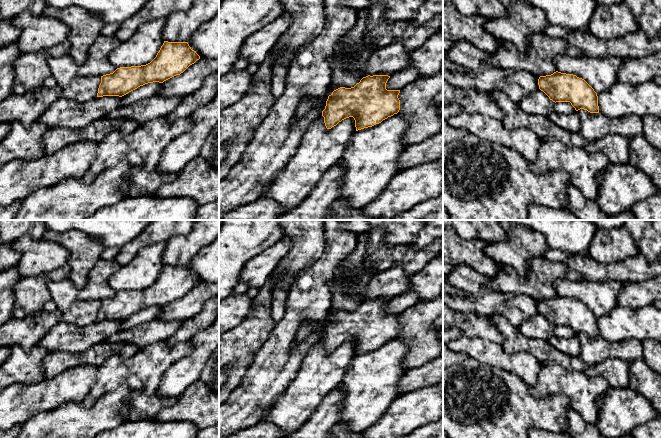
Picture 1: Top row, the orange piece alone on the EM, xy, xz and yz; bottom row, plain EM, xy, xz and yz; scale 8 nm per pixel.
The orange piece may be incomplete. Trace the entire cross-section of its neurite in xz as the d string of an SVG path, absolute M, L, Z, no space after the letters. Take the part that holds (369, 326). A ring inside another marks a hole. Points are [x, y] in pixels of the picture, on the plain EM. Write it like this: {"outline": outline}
{"outline": "M368 299L354 311L334 314L322 335L326 352L331 353L342 344L353 341L358 355L397 338L400 314L386 313L389 302L388 299Z"}

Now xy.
{"outline": "M164 265L156 281L141 290L120 291L113 297L101 300L97 321L119 320L148 307L164 305L183 297L200 280L188 266Z"}

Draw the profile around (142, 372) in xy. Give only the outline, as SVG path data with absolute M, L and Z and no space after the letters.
M167 340L140 348L133 356L113 355L104 361L97 371L97 381L90 393L82 400L85 407L92 407L101 397L115 391L121 385L127 385L134 392L153 395L167 369L178 359L188 356L193 350L191 340L169 345Z

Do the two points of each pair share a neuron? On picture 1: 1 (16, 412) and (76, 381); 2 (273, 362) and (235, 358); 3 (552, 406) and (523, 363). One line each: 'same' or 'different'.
1: same
2: different
3: different

